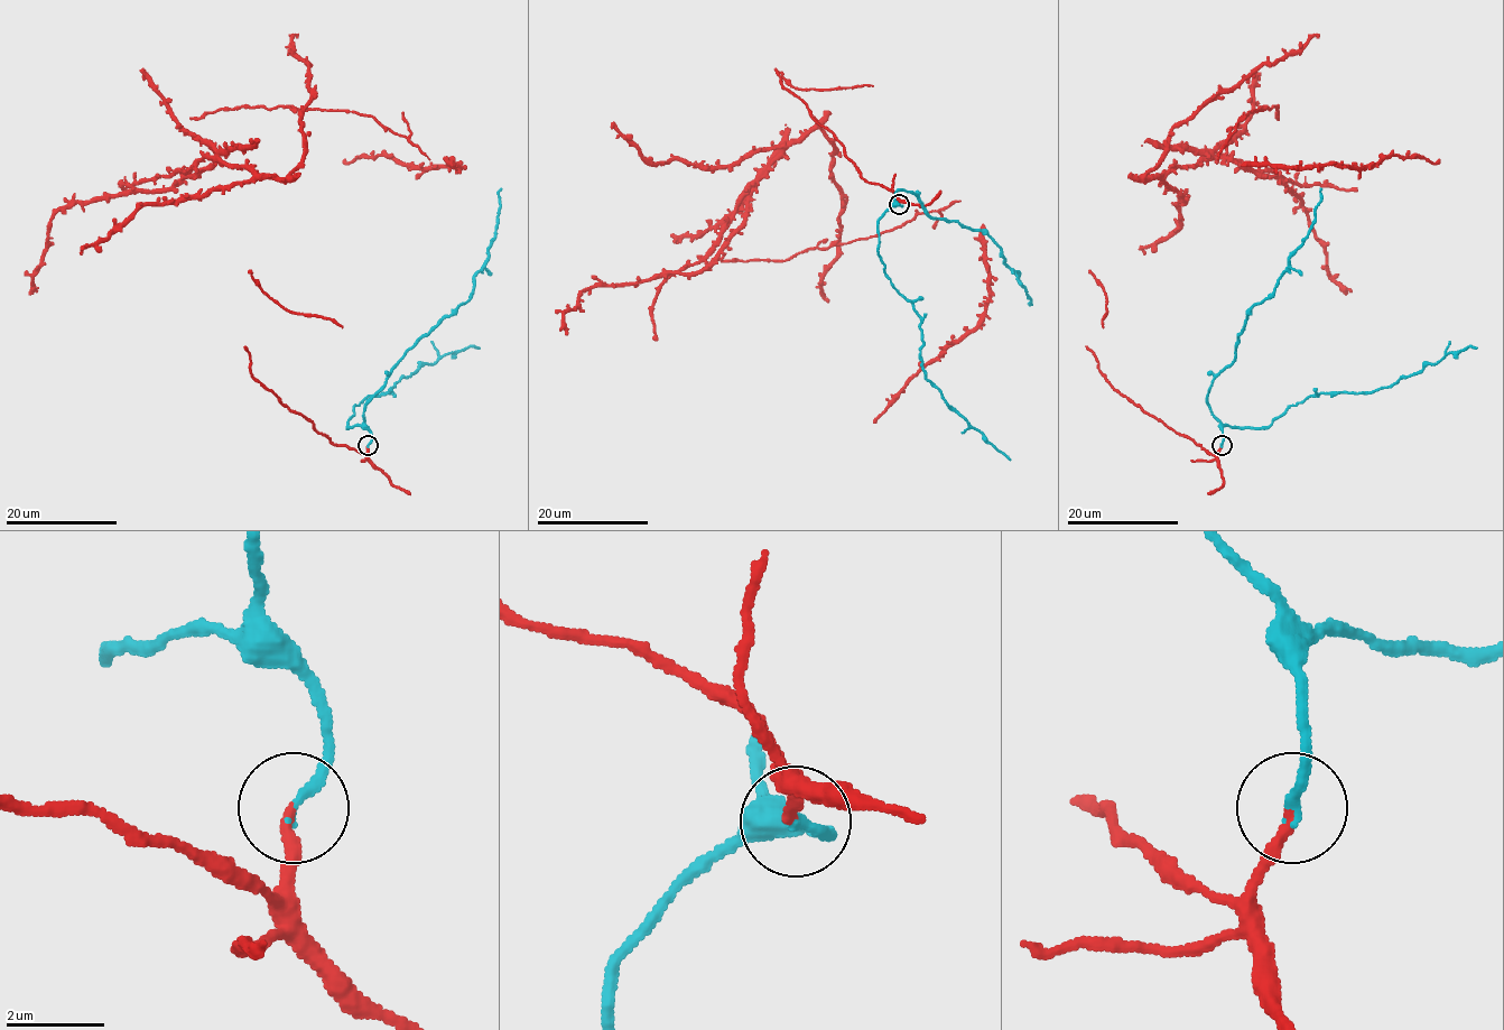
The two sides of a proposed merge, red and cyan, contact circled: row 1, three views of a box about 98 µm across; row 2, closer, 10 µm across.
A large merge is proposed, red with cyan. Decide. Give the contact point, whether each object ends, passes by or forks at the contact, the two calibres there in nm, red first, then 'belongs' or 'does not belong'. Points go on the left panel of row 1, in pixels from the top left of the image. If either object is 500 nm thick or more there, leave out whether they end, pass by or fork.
at (368, 445); red ends there; cyan ends there; 240 nm thick on the red side, 200 nm on the other; belongs

